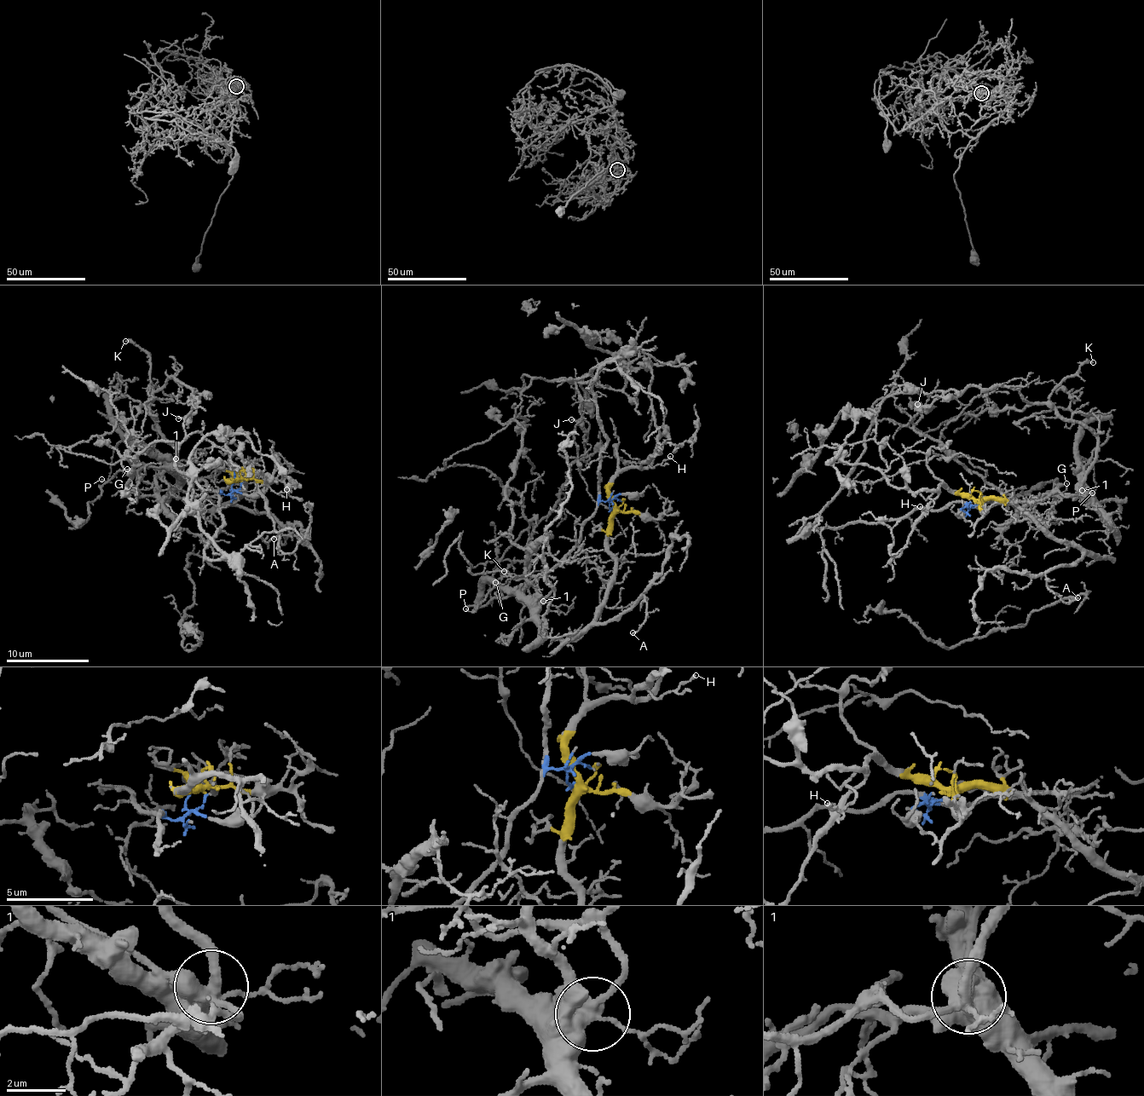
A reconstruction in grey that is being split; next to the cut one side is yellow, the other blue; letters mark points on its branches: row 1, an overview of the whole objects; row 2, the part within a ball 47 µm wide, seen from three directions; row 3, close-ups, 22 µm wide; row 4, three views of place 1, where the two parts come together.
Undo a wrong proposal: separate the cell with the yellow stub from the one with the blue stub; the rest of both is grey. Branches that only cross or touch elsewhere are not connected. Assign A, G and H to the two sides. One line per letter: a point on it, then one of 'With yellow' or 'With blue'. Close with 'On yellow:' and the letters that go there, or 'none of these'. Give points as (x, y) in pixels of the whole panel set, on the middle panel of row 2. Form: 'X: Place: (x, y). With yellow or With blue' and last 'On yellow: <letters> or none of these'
A: Place: (632, 632). With yellow
G: Place: (495, 582). With yellow
H: Place: (670, 456). With yellow
On yellow: A, G, H

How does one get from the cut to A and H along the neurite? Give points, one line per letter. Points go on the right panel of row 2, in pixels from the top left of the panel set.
A: (980, 498), (1014, 502), (1083, 552), (1074, 562), (1054, 567), (1047, 574), (1046, 585), (1063, 600), (1078, 597)
H: (980, 498), (957, 495), (944, 486), (933, 499), (929, 498), (933, 502), (928, 510), (921, 507)

